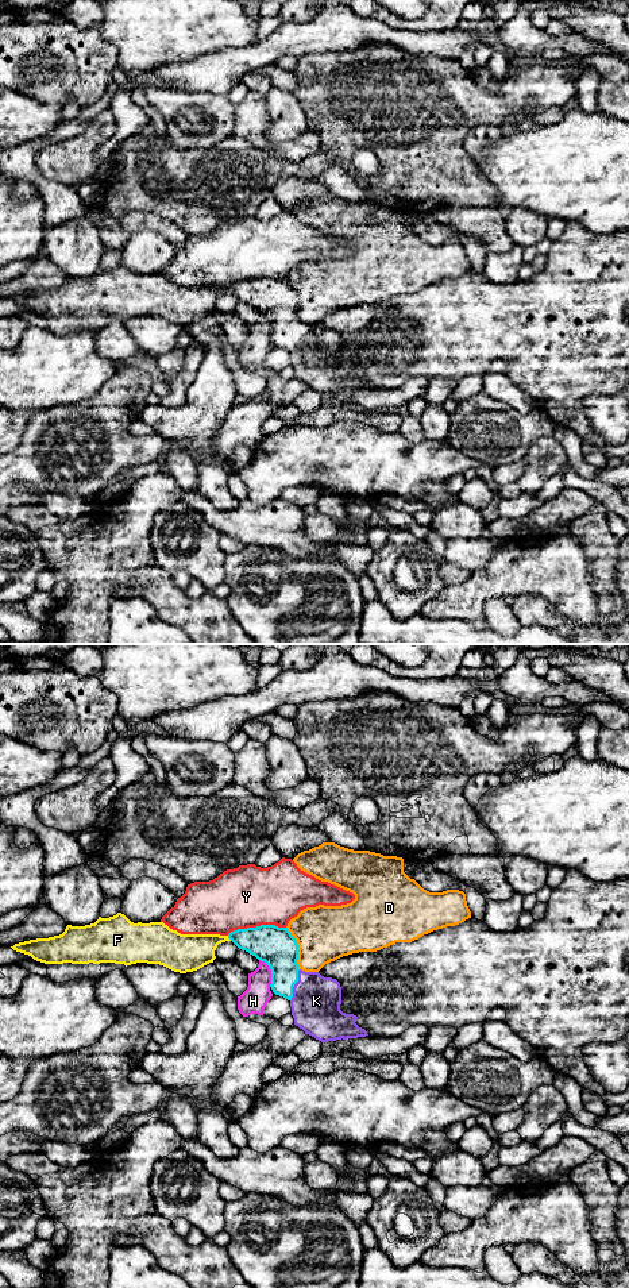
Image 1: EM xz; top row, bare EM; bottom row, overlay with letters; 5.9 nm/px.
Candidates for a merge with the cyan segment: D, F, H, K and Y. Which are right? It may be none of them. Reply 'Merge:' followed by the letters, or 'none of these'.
Merge: K

